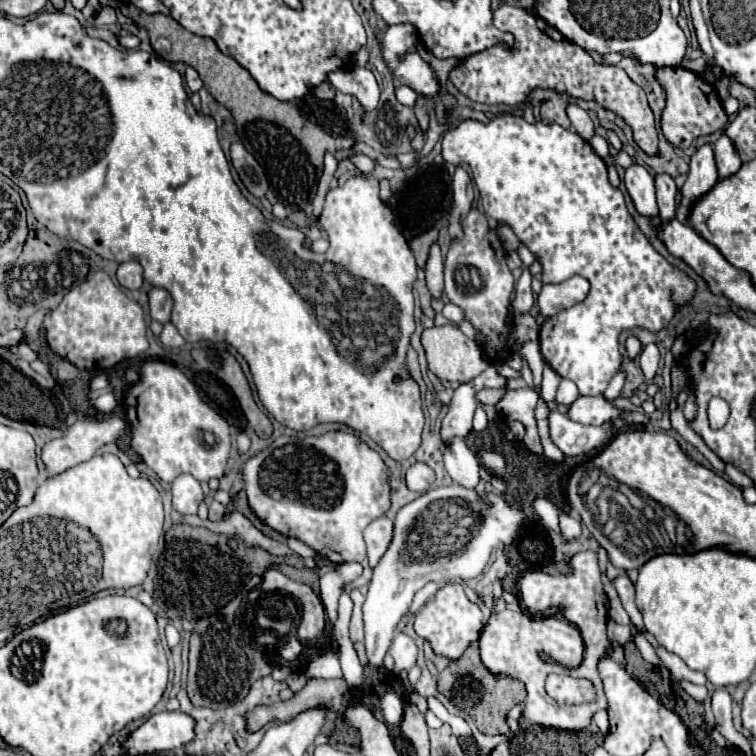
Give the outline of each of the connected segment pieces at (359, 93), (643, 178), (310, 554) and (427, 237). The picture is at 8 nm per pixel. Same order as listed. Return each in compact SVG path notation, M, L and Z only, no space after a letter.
M369 68L335 70L329 74L329 82L343 94L355 96L365 112L371 112L379 104L379 84Z
M639 164L629 166L625 170L623 182L625 182L639 214L643 214L647 218L659 214L657 202L655 202L655 182L653 182L653 176L649 174L647 168L643 168Z
M289 540L289 546L291 546L299 556L303 556L303 558L315 558L315 554L317 554L311 546L307 546L307 544L299 542L299 540Z
M431 228L425 234L421 234L421 236L411 240L411 250L413 250L415 258L417 258L417 266L419 268L425 268L425 262L427 262L427 256L429 256L429 248L431 248L431 244L435 240L437 240L437 230L435 228Z

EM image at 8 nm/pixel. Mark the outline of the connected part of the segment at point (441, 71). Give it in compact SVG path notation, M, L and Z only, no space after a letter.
M421 44L418 45L419 53L433 68L435 68L435 72L437 72L437 78L439 78L439 82L445 86L445 82L447 82L447 76L449 76L449 72L451 72L451 68L455 68L459 63L459 59L457 58L449 58L449 59L439 59L435 57L431 51L425 50L425 47Z

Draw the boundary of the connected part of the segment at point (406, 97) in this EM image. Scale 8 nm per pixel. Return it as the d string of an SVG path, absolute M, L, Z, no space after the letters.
M397 86L397 100L399 100L401 104L413 108L415 102L417 102L417 94L415 94L415 90L411 90L409 86Z

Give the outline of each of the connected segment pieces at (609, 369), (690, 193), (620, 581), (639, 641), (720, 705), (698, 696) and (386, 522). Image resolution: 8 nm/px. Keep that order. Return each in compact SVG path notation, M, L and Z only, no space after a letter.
M505 113L487 124L479 120L461 120L443 134L441 144L447 162L469 164L485 214L511 226L535 260L541 262L543 284L559 284L575 274L589 280L591 289L583 302L562 310L541 324L539 346L543 360L561 378L573 380L579 394L601 396L623 362L619 334L633 328L645 328L655 334L665 328L677 310L695 296L695 280L683 270L671 266L643 236L627 212L621 190L611 186L605 162L577 132L561 128L551 120L527 124L525 118Z
M703 144L701 148L697 148L695 154L691 156L689 166L691 166L691 170L689 170L687 182L683 186L683 200L677 206L677 214L675 214L677 220L683 224L687 224L687 216L689 216L693 202L697 198L701 198L703 194L707 194L719 180L711 144Z
M619 576L619 578L613 580L613 586L615 586L615 590L617 590L617 594L619 594L621 602L623 602L623 608L627 610L627 614L629 614L635 630L637 630L637 632L645 632L641 612L639 612L637 606L635 606L635 590L633 590L631 580L629 580L627 576Z
M636 633L634 642L646 662L652 664L653 666L661 666L661 661L656 655L655 649L643 635Z
M719 688L711 694L711 710L713 710L715 722L719 726L717 730L723 736L727 736L729 744L741 748L745 754L751 754L751 748L749 748L747 740L733 728L733 722L731 722L731 696L725 688Z
M680 681L679 686L689 694L694 700L698 703L705 701L705 698L708 698L708 690L705 686L695 685L687 681Z
M385 516L375 518L367 528L365 528L365 544L367 544L367 558L369 566L375 568L379 558L385 554L389 542L393 538L393 522Z

